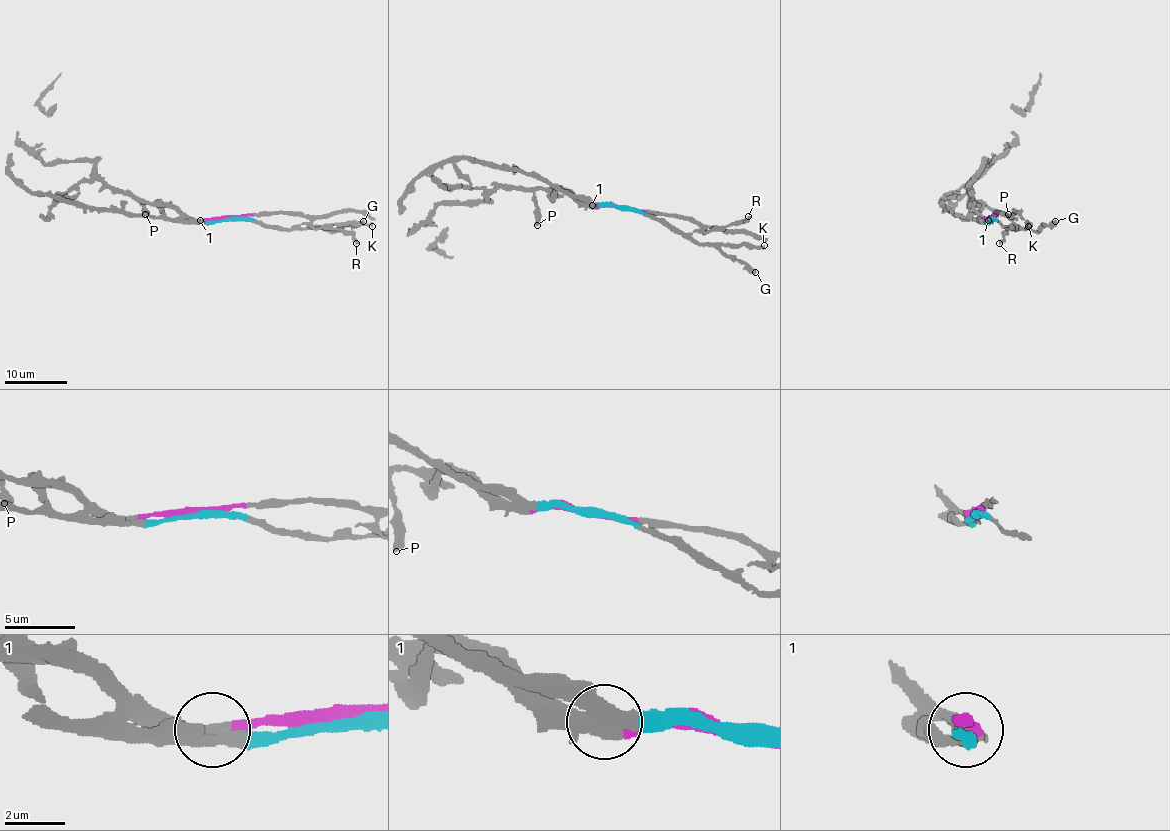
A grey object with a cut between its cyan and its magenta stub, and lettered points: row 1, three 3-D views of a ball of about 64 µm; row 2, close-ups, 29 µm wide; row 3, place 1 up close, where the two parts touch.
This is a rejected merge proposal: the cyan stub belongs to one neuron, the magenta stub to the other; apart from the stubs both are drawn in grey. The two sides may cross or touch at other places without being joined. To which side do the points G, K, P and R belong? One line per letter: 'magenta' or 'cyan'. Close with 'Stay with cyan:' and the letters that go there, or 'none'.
G: cyan
K: cyan
P: magenta
R: magenta
Stay with cyan: G, K

